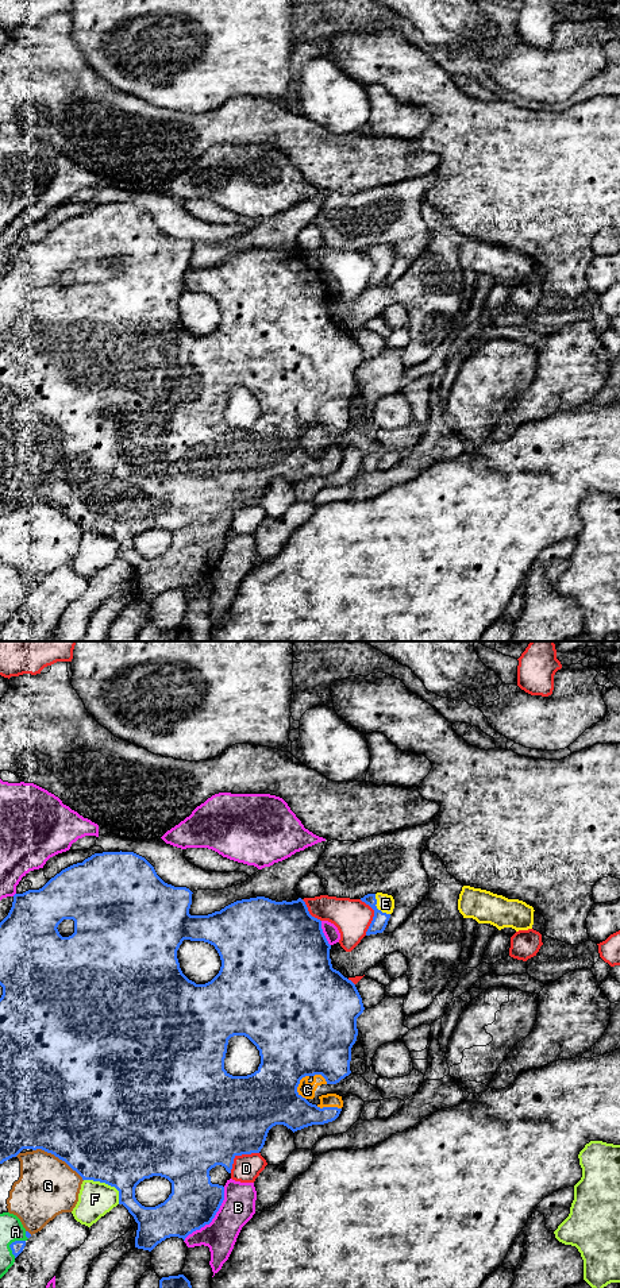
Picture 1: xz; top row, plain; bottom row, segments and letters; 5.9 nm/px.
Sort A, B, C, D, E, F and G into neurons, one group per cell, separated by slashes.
A C E G / B / D / F

